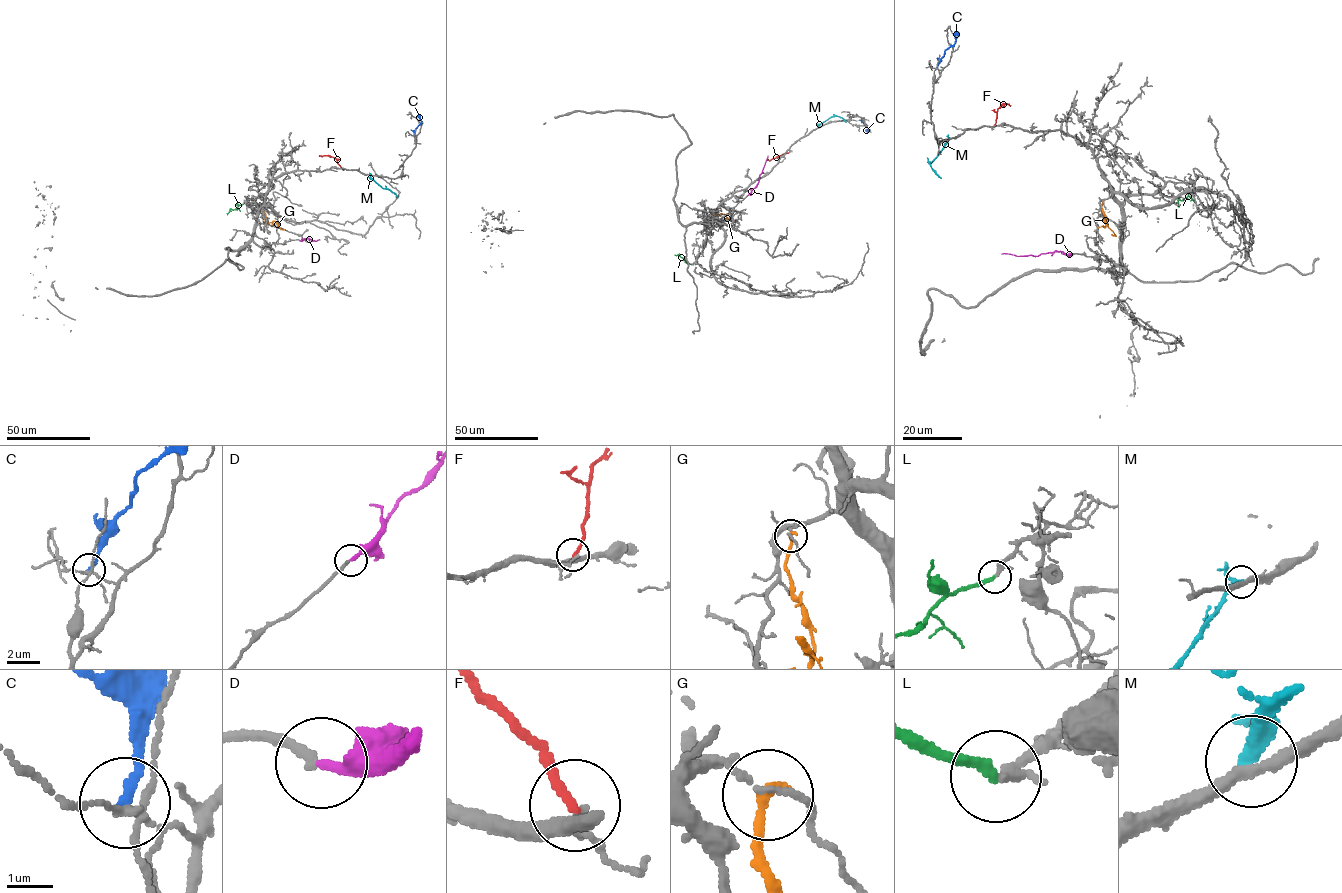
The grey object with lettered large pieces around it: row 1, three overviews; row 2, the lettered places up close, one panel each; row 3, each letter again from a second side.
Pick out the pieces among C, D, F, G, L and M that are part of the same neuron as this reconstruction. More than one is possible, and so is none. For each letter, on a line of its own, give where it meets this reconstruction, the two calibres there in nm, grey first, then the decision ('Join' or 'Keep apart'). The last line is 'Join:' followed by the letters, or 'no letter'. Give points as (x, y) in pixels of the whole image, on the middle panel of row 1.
C: Touches grey at (862, 119). Thickness 130 nm (grey) against 190 nm. Keep apart
D: Touches grey at (748, 195). Thickness 200 nm (grey) against 240 nm. Join
F: Touches grey at (789, 152). Thickness 110 nm (grey) against 190 nm. Keep apart
G: Touches grey at (713, 212). Thickness 120 nm (grey) against 240 nm. Keep apart
L: Touches grey at (691, 264). Thickness 240 nm (grey) against 200 nm. Join
M: Touches grey at (818, 127). Thickness 280 nm (grey) against 280 nm. Keep apart
Join: D, L

